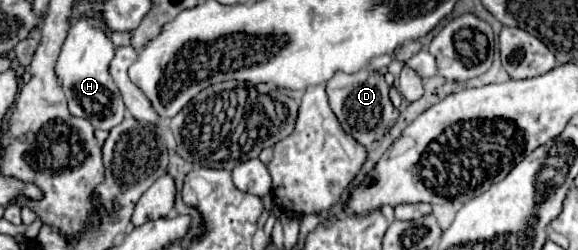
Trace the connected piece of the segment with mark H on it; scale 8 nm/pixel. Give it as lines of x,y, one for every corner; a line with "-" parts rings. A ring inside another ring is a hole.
76,19
72,27
68,29
68,37
62,45
56,73
60,75
68,109
76,117
88,119
96,129
110,131
124,119
124,101
120,99
118,87
112,83
112,77
108,75
108,63
112,61
114,43
110,41
110,31
104,23
98,19

